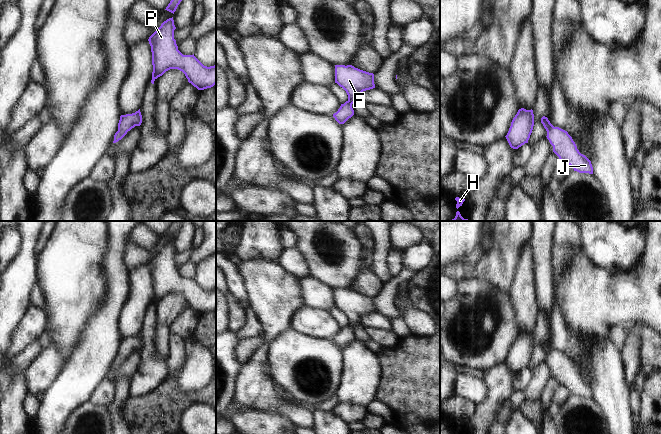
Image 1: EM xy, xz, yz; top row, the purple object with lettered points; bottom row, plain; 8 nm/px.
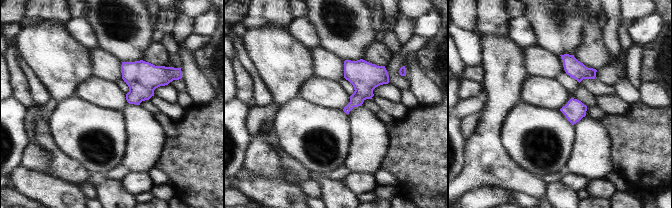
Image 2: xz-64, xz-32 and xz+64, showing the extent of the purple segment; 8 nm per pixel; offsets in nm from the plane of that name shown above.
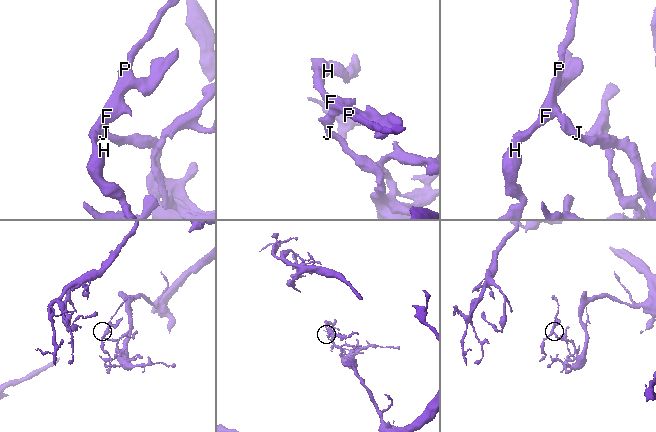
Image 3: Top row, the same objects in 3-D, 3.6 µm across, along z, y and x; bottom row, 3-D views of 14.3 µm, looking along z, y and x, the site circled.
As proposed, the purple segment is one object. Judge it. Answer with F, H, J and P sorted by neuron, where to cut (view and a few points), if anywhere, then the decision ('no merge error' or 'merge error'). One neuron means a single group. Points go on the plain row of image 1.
F H J P; no cut; no merge error

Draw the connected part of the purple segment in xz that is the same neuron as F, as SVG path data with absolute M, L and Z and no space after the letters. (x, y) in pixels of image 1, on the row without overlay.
M335 289L335 307L342 311L348 319L348 324L341 328L338 335L333 338L339 348L344 348L354 339L352 328L361 324L361 317L375 312L374 298L352 289Z

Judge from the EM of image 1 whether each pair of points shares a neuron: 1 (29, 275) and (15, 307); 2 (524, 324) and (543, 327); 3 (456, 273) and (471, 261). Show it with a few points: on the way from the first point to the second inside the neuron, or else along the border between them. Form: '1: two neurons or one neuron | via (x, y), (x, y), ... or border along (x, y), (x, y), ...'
1: one neuron | via (21, 283), (17, 287), (15, 299)
2: two neurons | border along (539, 311), (534, 329), (531, 332)
3: one neuron | via (460, 270), (467, 264)

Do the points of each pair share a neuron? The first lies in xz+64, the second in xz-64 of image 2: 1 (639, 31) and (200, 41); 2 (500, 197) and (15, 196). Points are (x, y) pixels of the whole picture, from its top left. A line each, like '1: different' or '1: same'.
1: different
2: different

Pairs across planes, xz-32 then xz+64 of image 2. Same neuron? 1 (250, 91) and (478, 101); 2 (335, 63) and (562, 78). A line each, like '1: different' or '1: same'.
1: different
2: different

